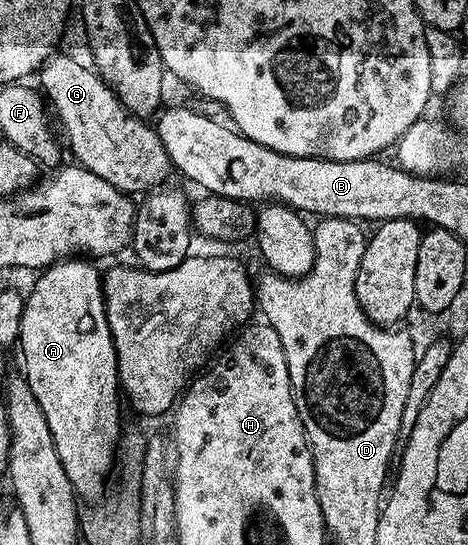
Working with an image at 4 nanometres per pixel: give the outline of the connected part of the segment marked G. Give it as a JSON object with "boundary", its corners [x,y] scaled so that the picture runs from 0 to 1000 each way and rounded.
{"boundary":[[[115,99],[105,106],[94,123],[81,132],[85,154],[83,167],[96,185],[120,204],[120,220],[137,240],[135,262],[154,277],[152,292],[171,306],[209,319],[209,327],[226,327],[235,341],[244,341],[254,352],[276,356],[314,354],[318,349],[340,345],[353,336],[359,321],[372,316],[365,290],[359,288],[355,270],[346,255],[333,244],[331,233],[314,218],[295,215],[261,194],[261,187],[246,176],[226,149],[207,139],[203,130],[186,116],[169,117],[145,103]]]}

